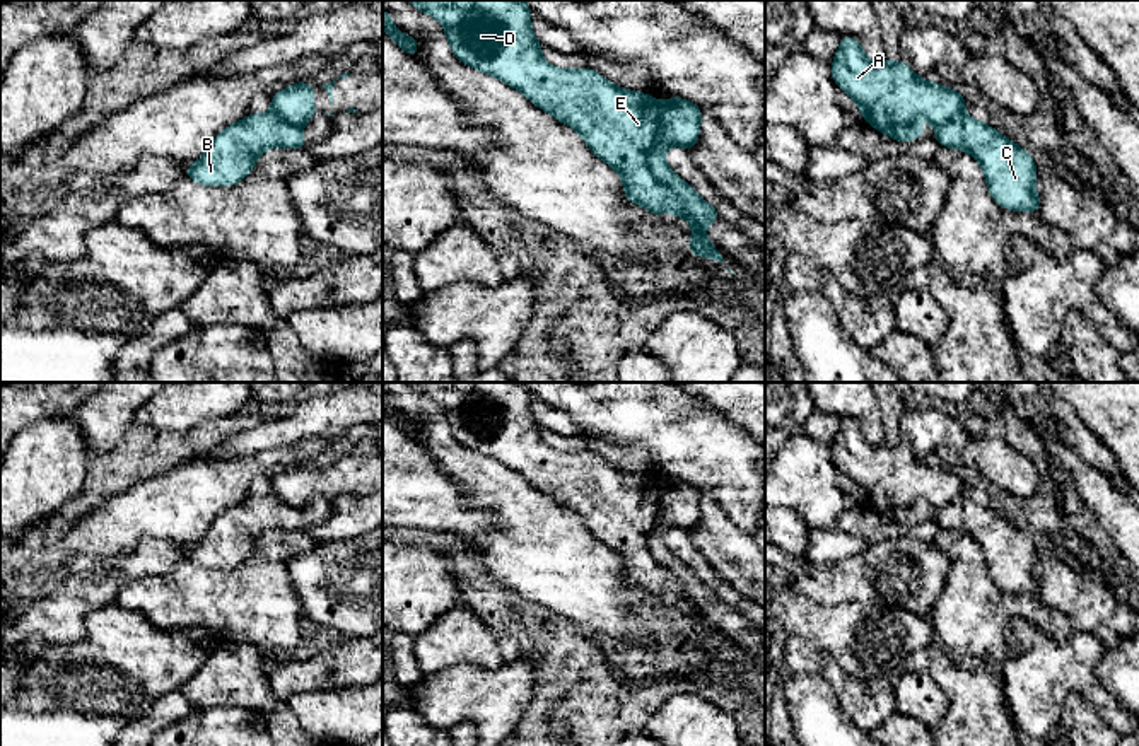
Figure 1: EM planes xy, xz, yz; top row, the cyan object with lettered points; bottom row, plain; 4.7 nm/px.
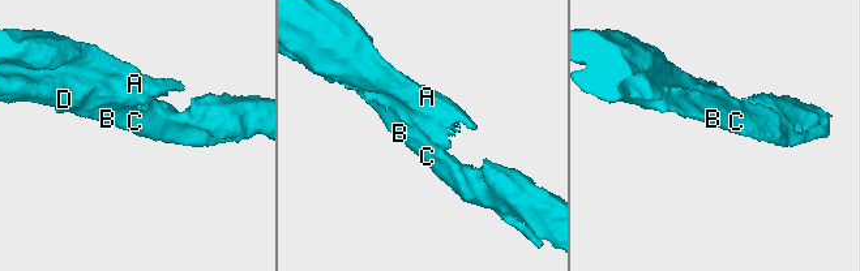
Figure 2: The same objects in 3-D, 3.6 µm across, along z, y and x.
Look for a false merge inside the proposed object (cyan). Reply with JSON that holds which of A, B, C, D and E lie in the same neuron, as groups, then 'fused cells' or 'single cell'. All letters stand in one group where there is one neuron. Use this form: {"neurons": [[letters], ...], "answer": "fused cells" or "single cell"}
{"neurons": [["A"], ["B", "C", "D", "E"]], "answer": "fused cells"}

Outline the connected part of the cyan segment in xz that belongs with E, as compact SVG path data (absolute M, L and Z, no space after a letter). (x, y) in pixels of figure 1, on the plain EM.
M408 382L415 391L422 393L427 398L435 399L446 413L446 420L451 427L453 435L456 440L487 458L497 459L500 464L521 473L534 488L538 488L543 493L548 493L557 504L570 507L582 521L584 524L591 529L593 536L599 539L603 545L616 551L622 558L625 579L630 587L642 587L649 592L651 597L661 597L664 594L671 594L680 601L688 601L692 604L690 596L685 591L685 586L676 580L675 574L663 567L649 551L647 548L647 536L654 529L656 521L659 517L659 483L651 480L649 476L644 475L635 475L635 473L627 473L622 469L616 469L615 466L608 464L605 459L601 459L598 454L589 452L589 451L574 451L574 452L564 452L564 451L555 451L550 449L543 439L541 439L541 427L534 420L531 413L531 393L523 382Z

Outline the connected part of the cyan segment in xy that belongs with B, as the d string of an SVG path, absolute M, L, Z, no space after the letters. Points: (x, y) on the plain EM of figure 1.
M273 495L253 497L222 512L203 539L186 550L186 560L205 568L234 568L272 529L306 531L299 507Z

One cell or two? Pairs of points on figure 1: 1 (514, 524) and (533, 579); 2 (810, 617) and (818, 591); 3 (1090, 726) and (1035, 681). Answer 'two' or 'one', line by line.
1: one
2: two
3: two

